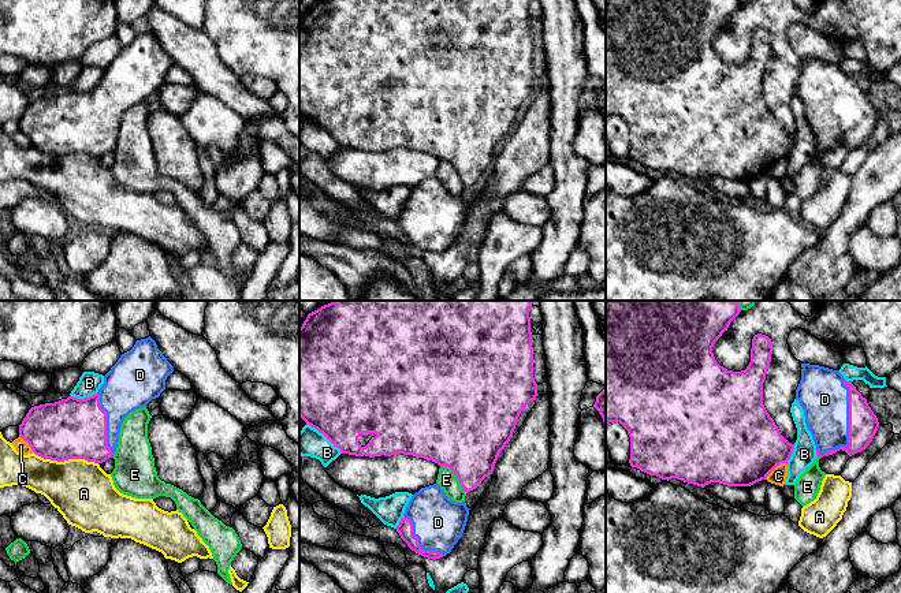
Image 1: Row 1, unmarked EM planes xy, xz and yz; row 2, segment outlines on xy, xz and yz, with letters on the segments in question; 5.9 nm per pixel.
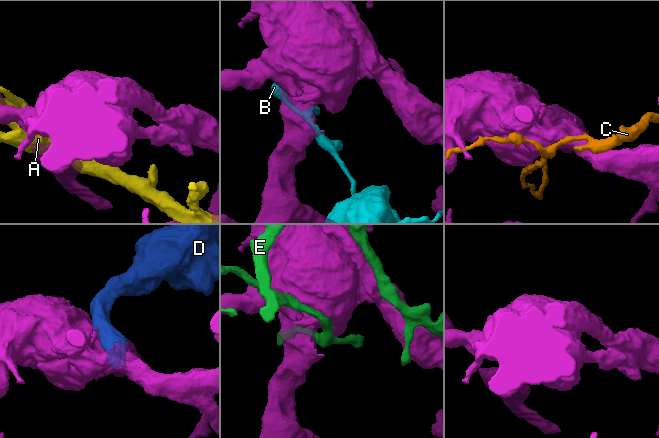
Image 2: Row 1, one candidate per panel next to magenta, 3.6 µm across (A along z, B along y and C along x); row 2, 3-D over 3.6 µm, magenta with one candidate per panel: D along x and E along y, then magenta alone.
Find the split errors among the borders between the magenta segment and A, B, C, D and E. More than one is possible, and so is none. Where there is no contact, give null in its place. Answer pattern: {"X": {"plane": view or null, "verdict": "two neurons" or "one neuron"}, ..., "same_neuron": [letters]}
{"A": {"plane": "xy", "verdict": "two neurons"}, "B": {"plane": "xz", "verdict": "two neurons"}, "C": {"plane": "yz", "verdict": "two neurons"}, "D": {"plane": "yz", "verdict": "one neuron"}, "E": {"plane": "xz", "verdict": "two neurons"}, "same_neuron": ["D"]}

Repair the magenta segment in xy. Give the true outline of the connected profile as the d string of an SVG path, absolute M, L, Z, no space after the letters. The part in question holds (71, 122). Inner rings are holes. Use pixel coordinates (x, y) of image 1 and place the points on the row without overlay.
M150 30L137 34L104 70L97 87L31 101L19 130L44 153L103 157L116 146L124 112L159 92L172 66Z

